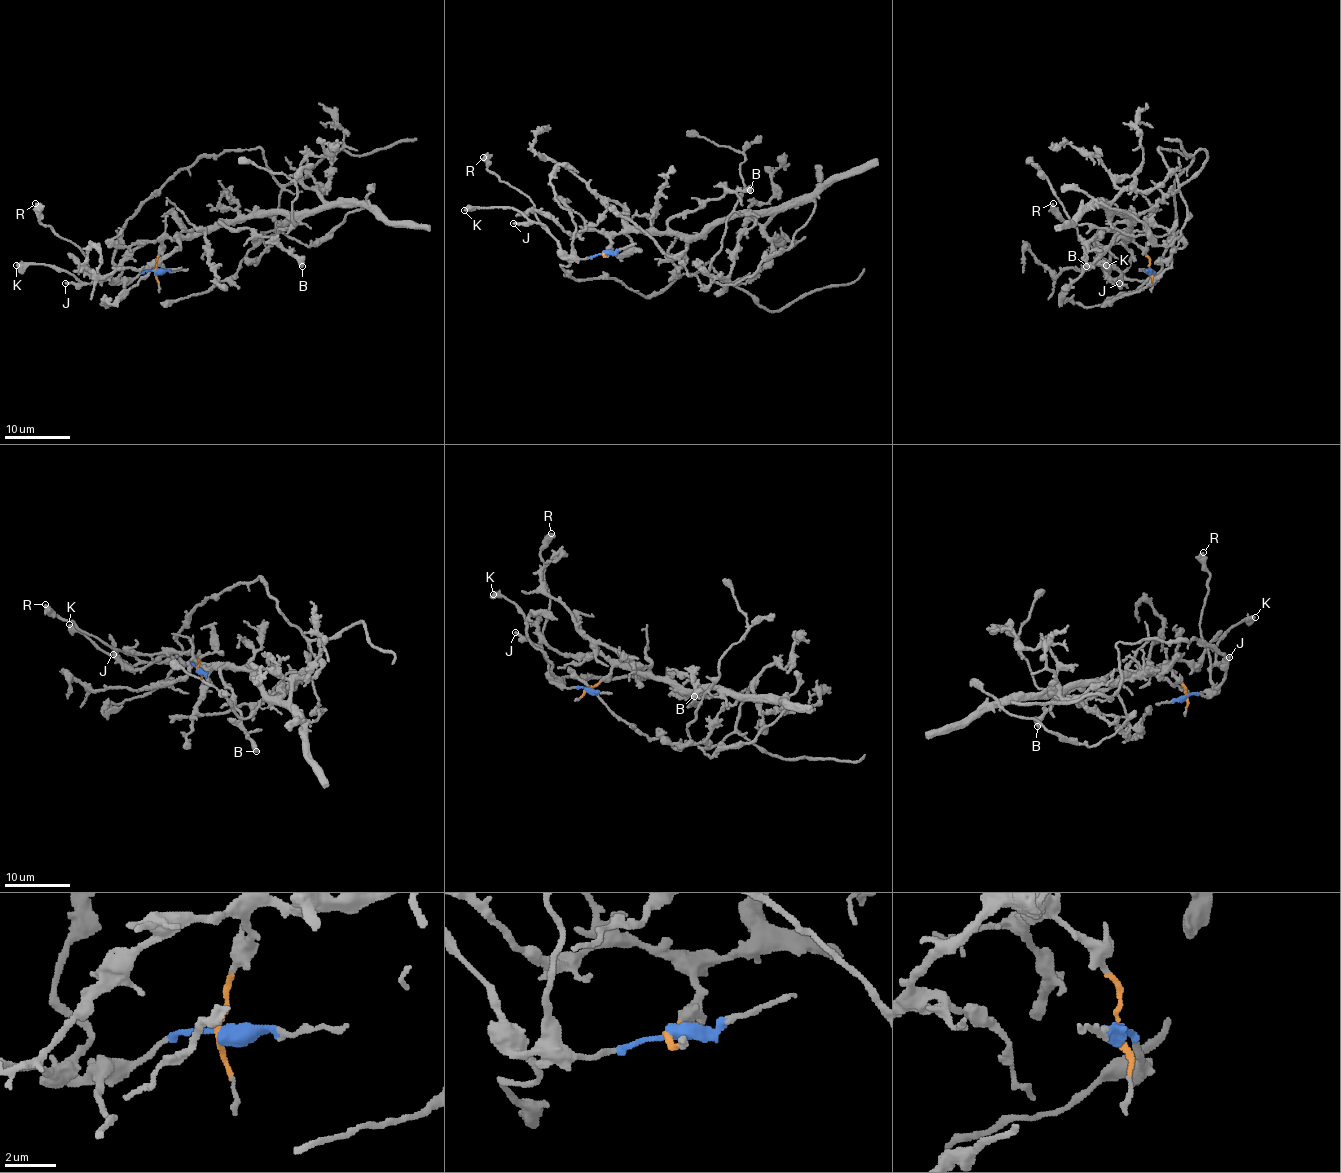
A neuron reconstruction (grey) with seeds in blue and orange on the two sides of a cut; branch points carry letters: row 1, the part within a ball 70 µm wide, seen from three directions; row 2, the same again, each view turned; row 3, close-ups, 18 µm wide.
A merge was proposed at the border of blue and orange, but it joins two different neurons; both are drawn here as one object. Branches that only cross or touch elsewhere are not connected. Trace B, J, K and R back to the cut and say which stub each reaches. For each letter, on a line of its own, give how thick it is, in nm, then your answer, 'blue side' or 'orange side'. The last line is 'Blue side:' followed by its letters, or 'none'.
B: calibre 480 nm; orange side
J: calibre 200 nm; blue side
K: calibre 550 nm; blue side
R: calibre 480 nm; blue side
Blue side: J, K, R

